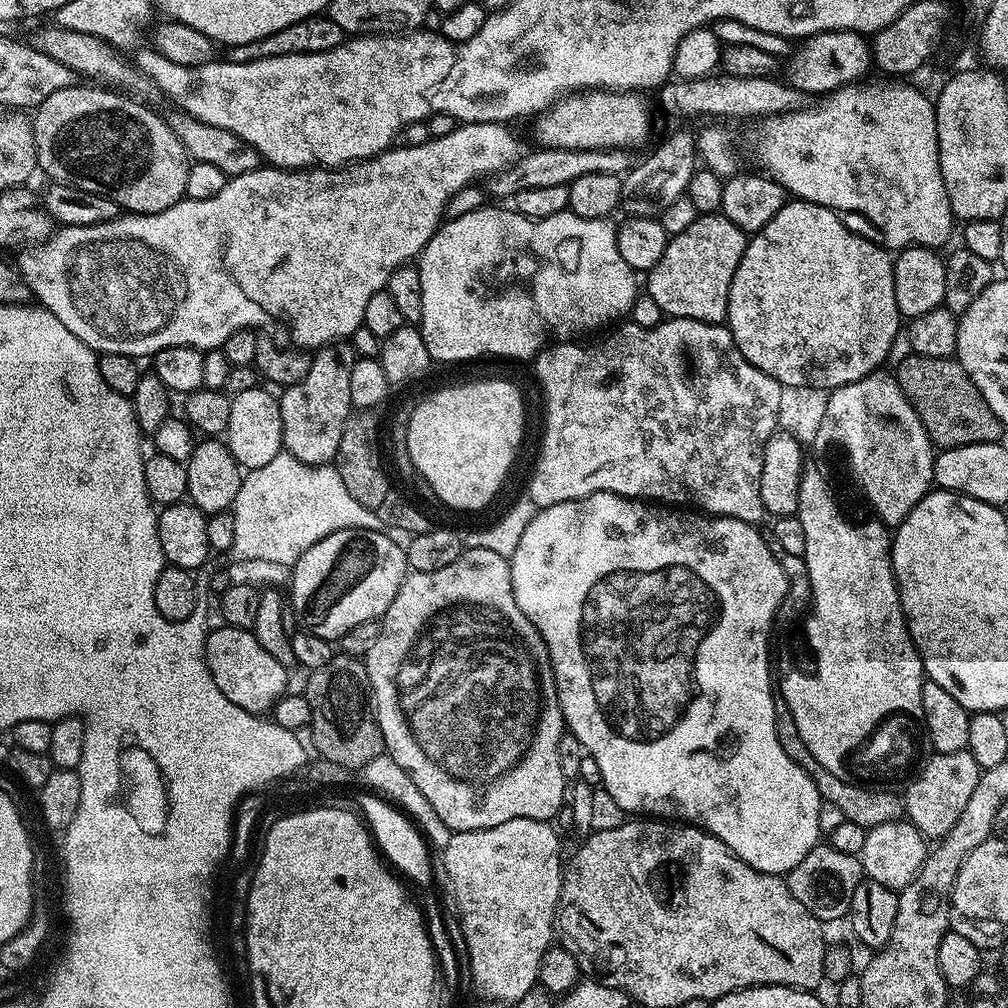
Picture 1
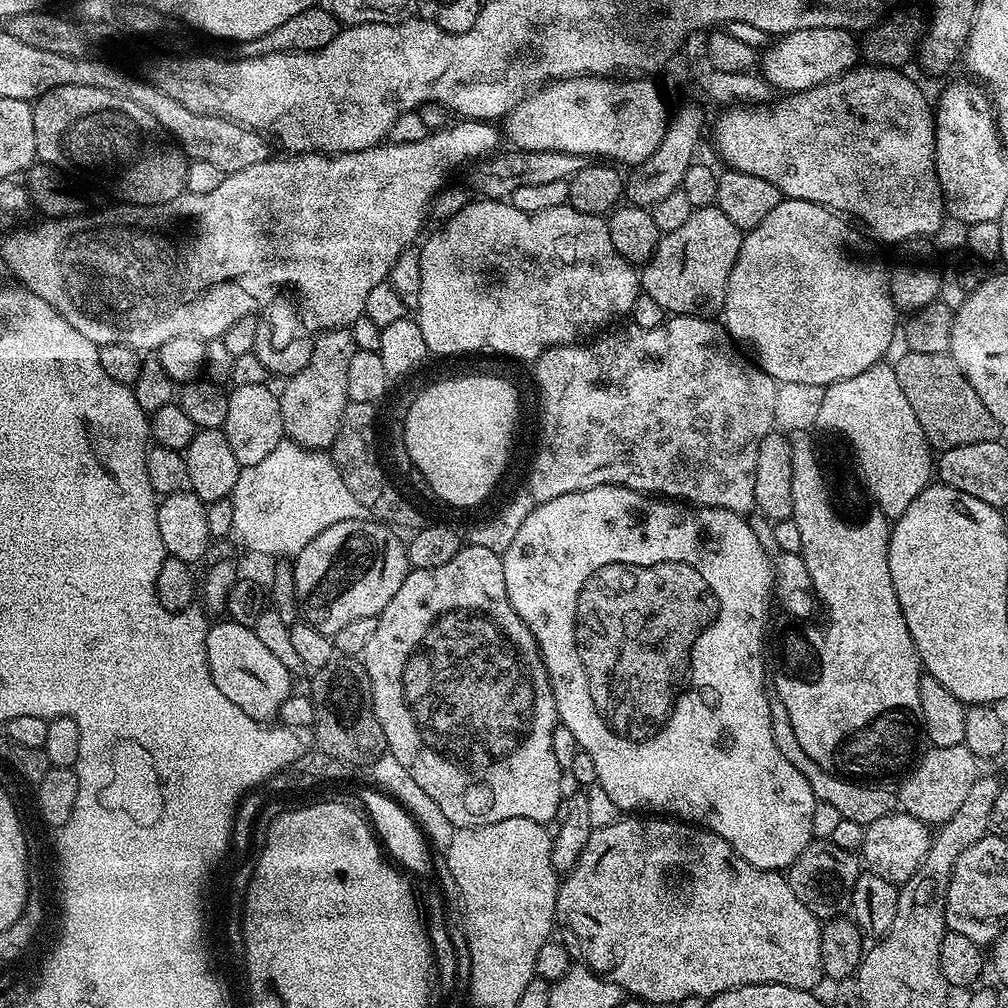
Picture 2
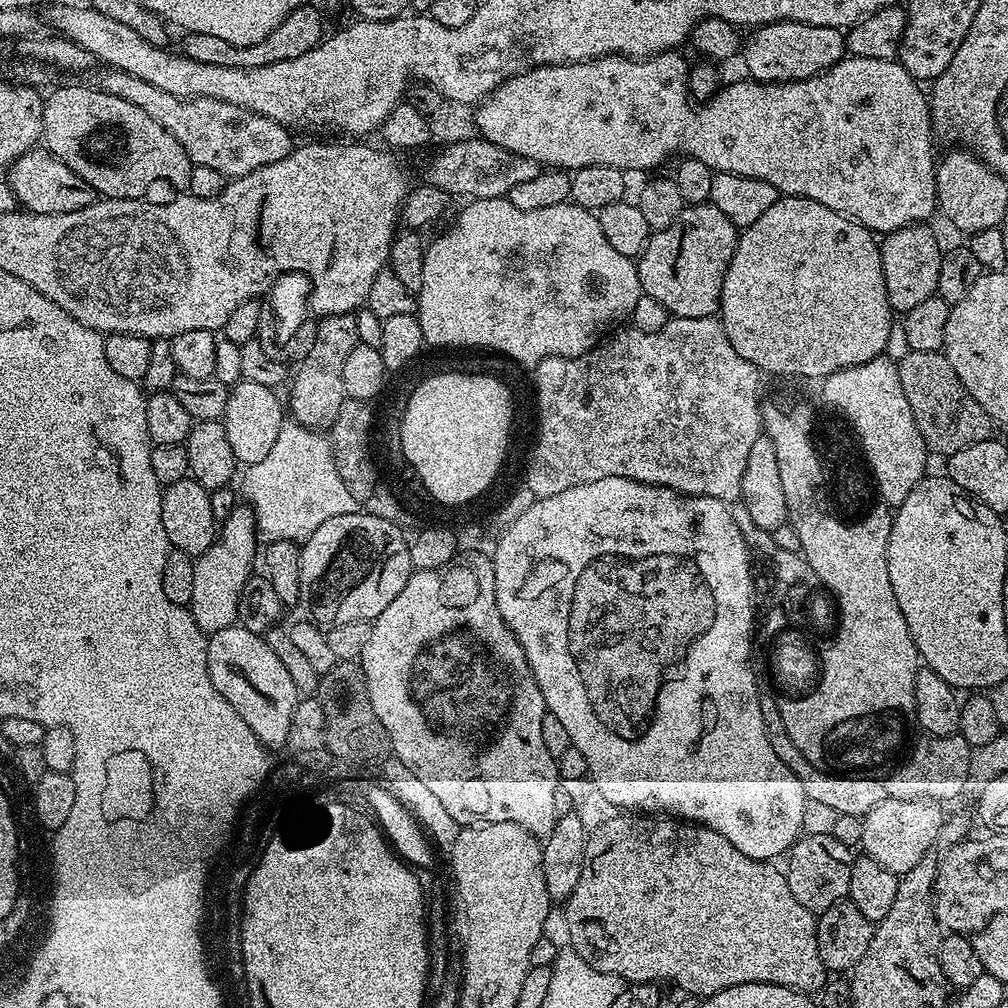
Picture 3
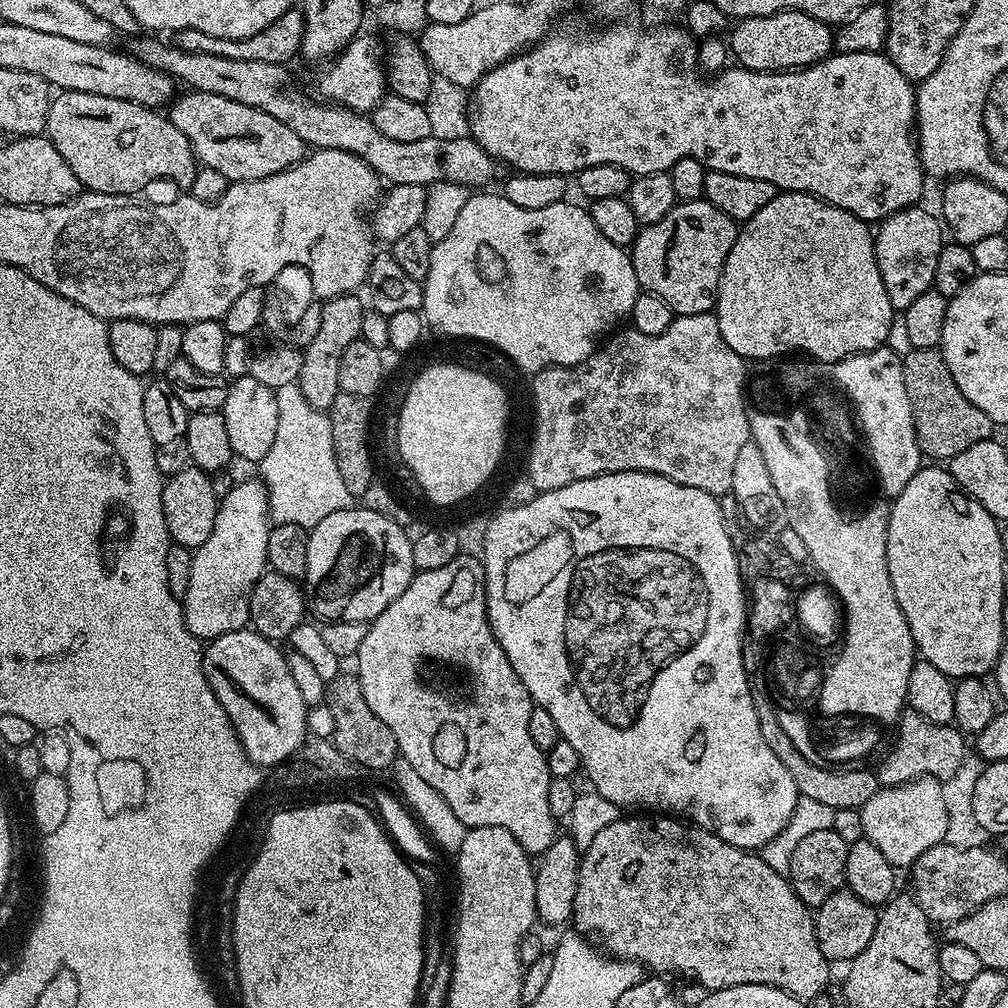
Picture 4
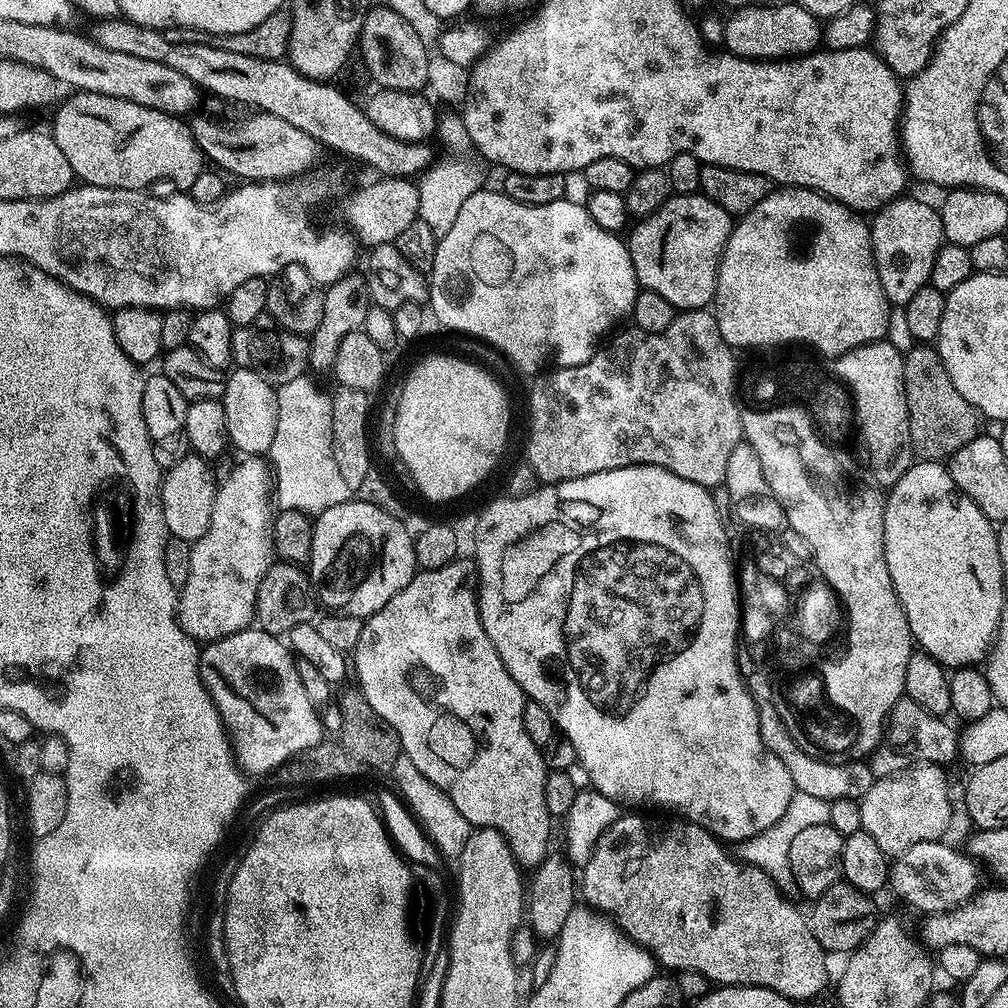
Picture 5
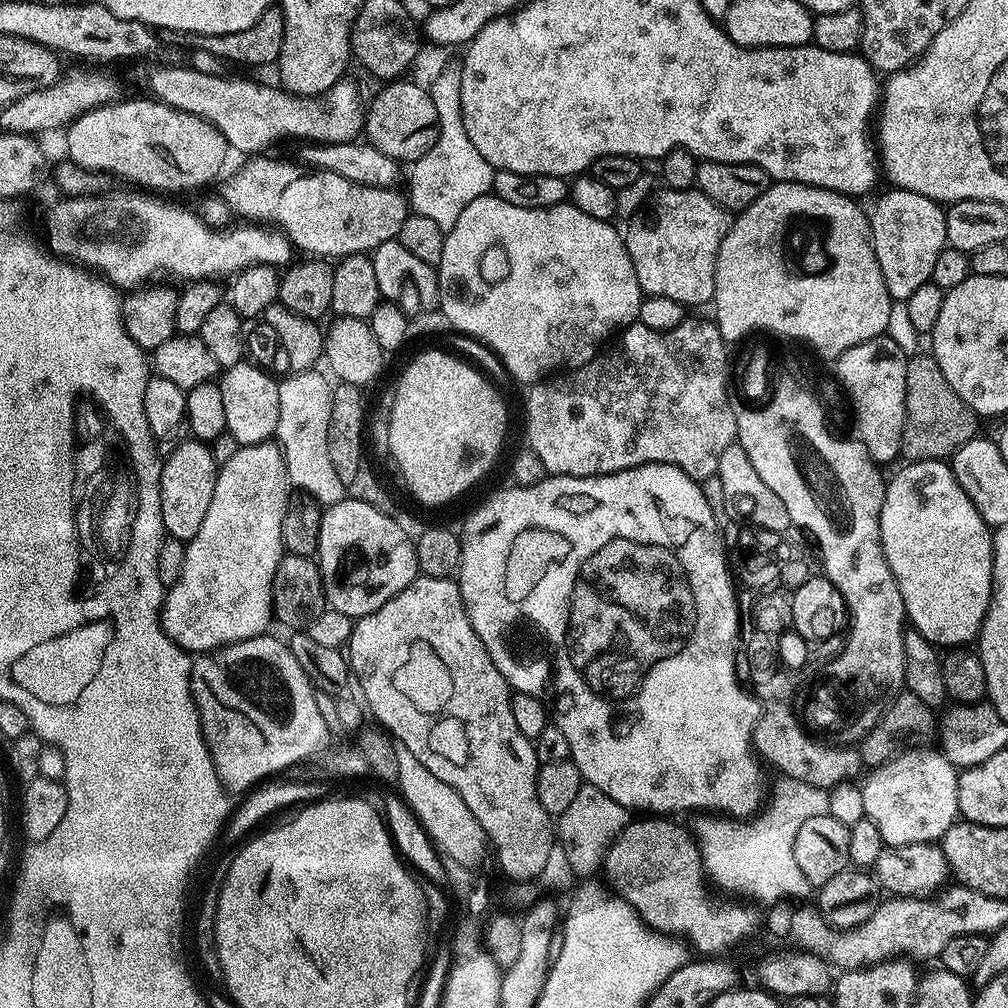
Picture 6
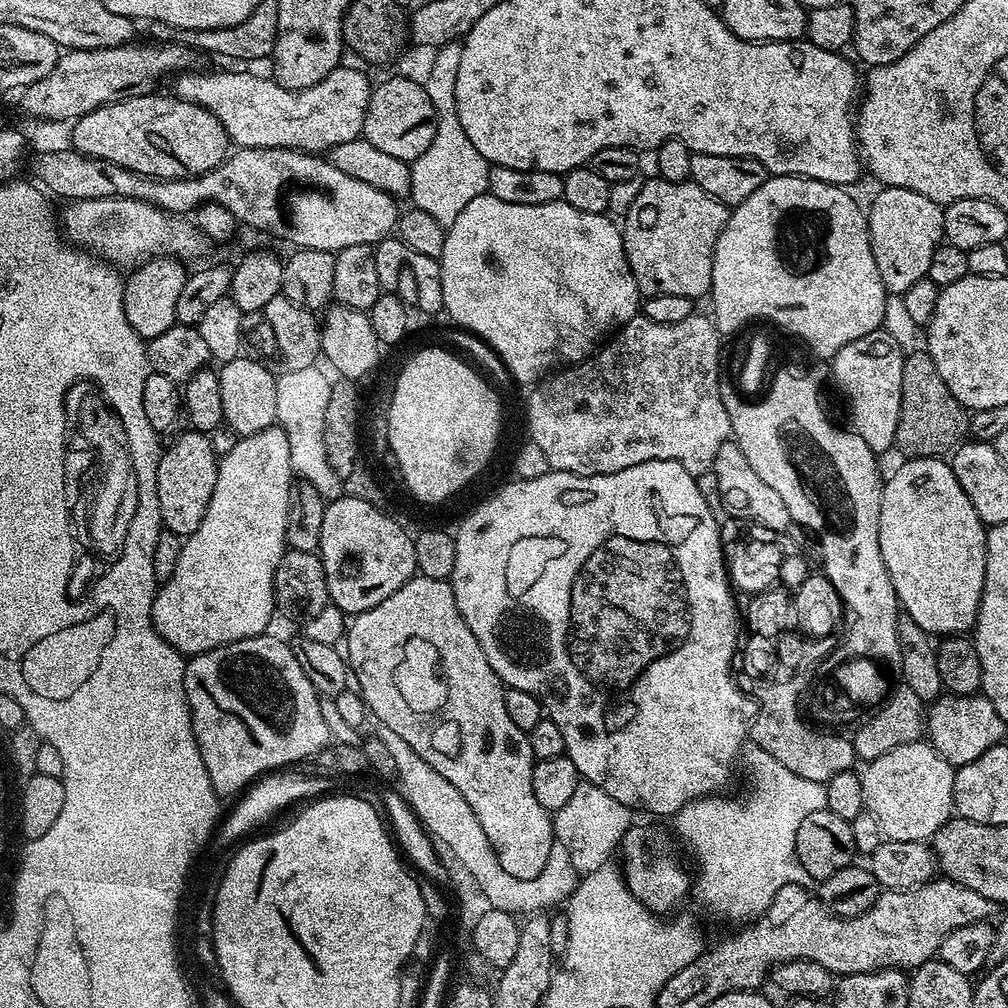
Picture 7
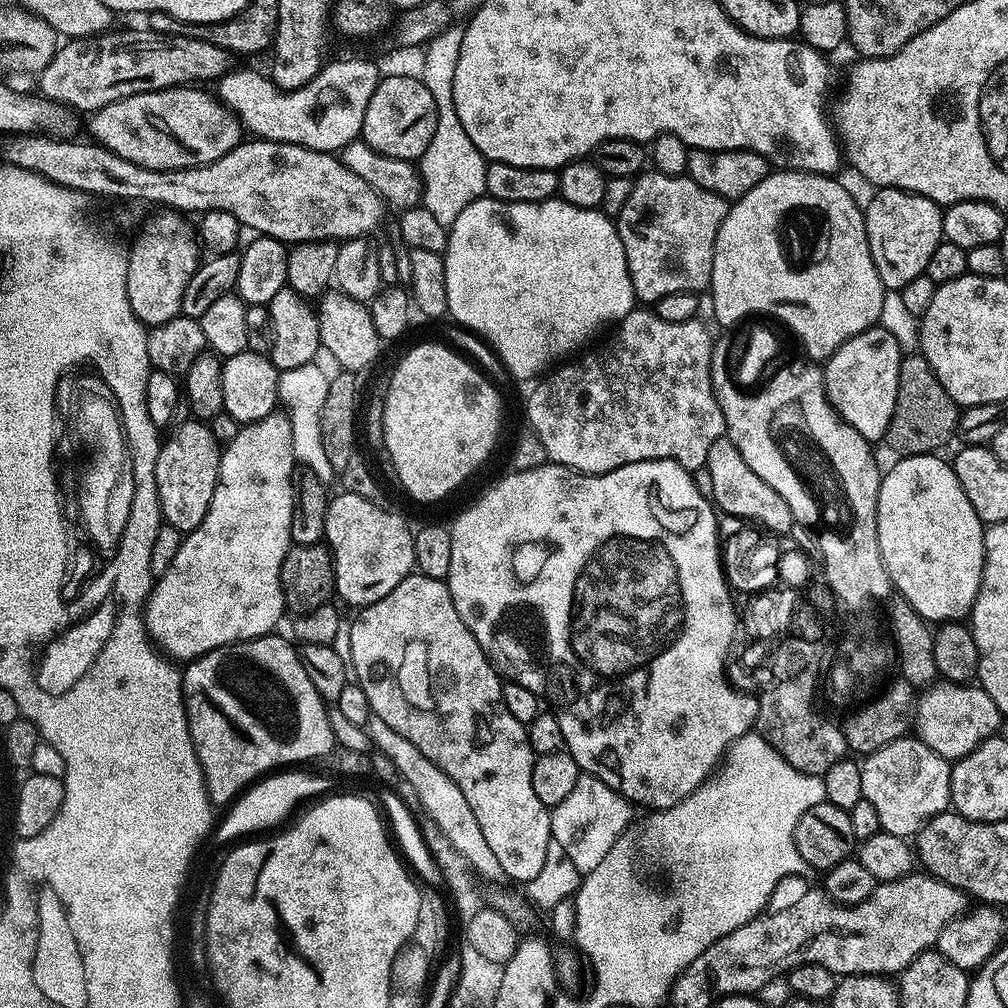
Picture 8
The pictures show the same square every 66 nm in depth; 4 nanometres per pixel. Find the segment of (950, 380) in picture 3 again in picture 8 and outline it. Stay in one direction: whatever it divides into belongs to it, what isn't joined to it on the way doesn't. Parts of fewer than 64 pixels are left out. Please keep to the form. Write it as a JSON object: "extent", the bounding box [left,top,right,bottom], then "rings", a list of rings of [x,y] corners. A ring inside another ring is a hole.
{"extent":[886,354,961,457],"rings":[[[908,354],[900,361],[898,374],[898,398],[892,421],[888,427],[886,444],[896,451],[897,457],[926,456],[941,451],[940,447],[958,432],[961,409],[946,394],[942,382],[930,370],[926,358]]]}

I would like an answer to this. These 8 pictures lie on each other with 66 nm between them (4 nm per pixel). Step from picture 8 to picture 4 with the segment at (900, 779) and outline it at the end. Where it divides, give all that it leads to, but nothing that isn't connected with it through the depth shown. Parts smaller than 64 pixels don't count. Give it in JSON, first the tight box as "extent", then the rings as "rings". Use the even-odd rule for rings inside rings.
{"extent":[860,776,948,869],"rings":[[[922,776],[893,788],[877,787],[874,798],[860,809],[864,839],[874,842],[897,869],[907,869],[926,850],[945,843],[948,832],[948,800],[941,781]]]}

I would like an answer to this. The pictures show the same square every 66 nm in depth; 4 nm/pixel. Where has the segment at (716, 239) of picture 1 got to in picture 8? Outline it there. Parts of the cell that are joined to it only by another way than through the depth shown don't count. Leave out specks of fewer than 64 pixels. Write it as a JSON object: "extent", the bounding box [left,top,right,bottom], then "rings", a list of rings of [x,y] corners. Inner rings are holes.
{"extent":[614,170,729,305],"rings":[[[645,170],[633,179],[630,198],[626,198],[626,206],[622,206],[614,223],[626,250],[630,278],[636,291],[636,299],[641,305],[655,305],[657,300],[666,298],[666,294],[700,294],[703,293],[703,288],[705,291],[711,285],[714,242],[718,238],[718,230],[726,218],[729,207],[729,201],[723,196],[698,186],[698,182],[694,182],[686,174],[667,176],[655,170]]]}

